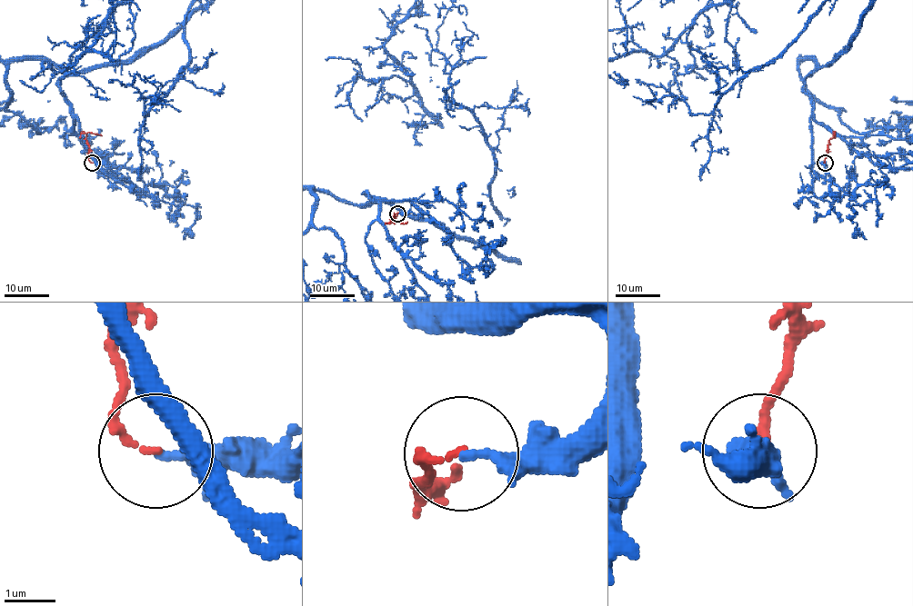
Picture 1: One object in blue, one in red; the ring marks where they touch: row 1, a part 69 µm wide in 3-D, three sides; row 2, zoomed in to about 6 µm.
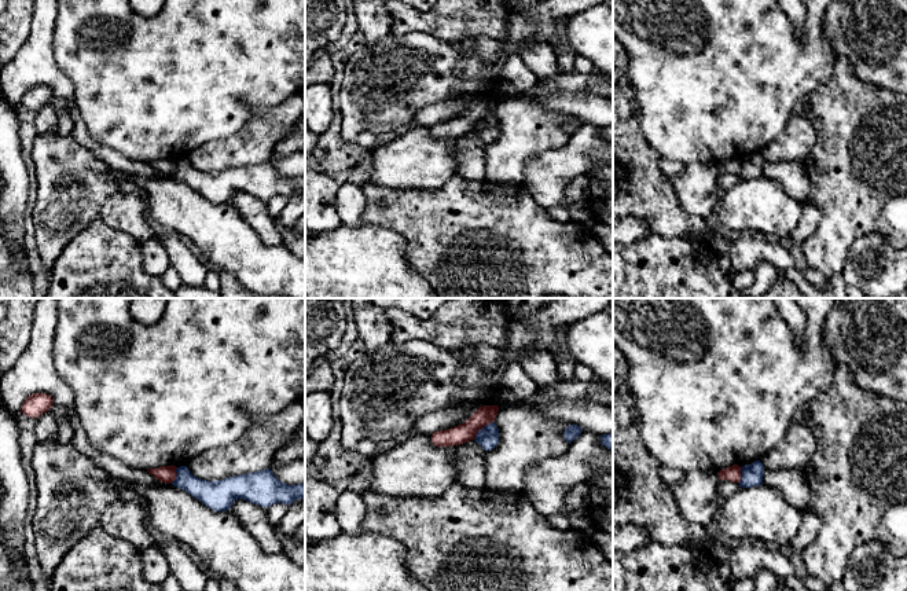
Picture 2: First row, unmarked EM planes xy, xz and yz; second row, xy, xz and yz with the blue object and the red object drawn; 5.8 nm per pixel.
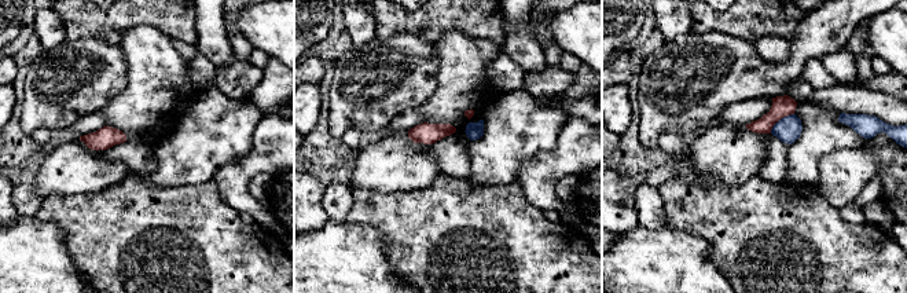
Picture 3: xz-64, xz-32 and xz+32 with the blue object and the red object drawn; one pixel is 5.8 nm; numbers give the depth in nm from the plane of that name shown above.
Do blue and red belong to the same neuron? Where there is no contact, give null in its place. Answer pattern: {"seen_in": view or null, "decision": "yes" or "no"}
{"seen_in": "xz", "decision": "no"}

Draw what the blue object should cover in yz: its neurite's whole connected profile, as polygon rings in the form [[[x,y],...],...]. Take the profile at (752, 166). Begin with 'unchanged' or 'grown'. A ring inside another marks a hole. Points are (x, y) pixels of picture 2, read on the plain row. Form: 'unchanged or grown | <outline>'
unchanged | [[[760,153],[742,158],[741,165],[739,179],[752,180],[763,176],[764,158]]]

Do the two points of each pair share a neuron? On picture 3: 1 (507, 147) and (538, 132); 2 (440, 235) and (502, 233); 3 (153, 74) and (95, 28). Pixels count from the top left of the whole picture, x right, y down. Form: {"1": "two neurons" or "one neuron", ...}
{"1": "one neuron", "2": "one neuron", "3": "two neurons"}

